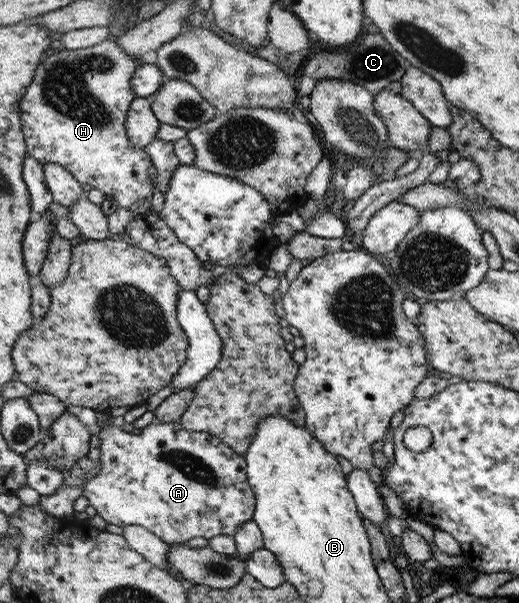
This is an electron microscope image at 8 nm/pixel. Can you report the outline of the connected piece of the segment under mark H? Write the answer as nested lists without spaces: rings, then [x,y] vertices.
[[[110,39],[85,49],[61,48],[42,58],[20,104],[29,153],[42,166],[48,163],[64,165],[78,182],[101,190],[106,197],[115,198],[120,208],[127,209],[145,207],[152,197],[152,183],[148,179],[148,168],[152,165],[149,154],[146,149],[133,148],[129,144],[125,123],[130,103],[136,97],[131,78],[141,57],[126,54],[117,41]]]

